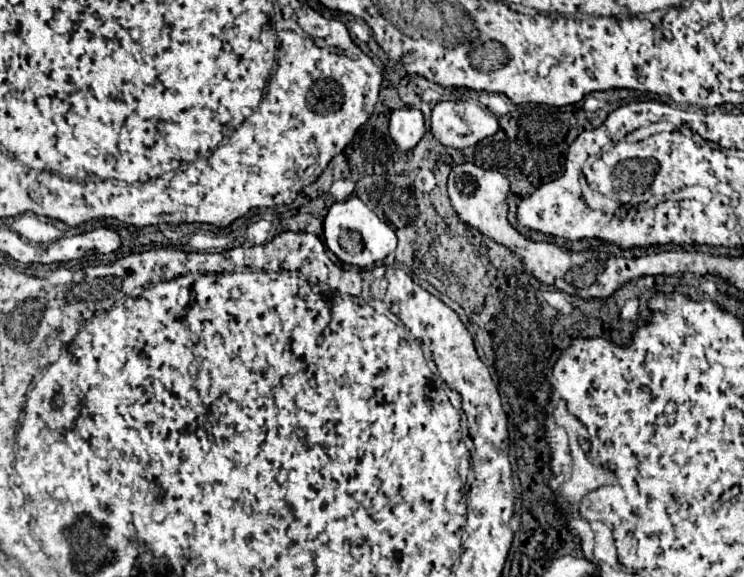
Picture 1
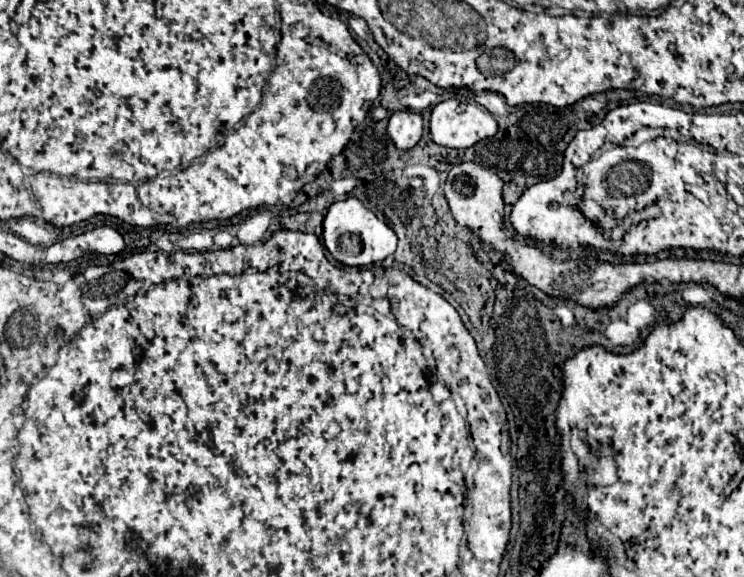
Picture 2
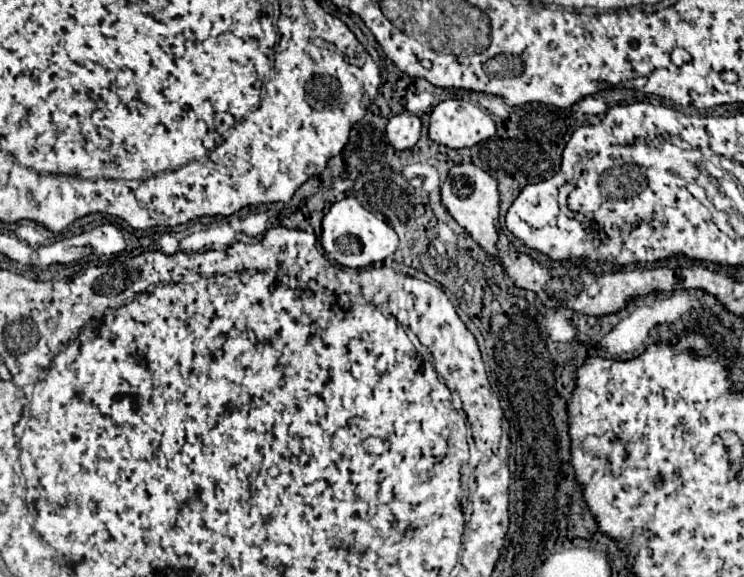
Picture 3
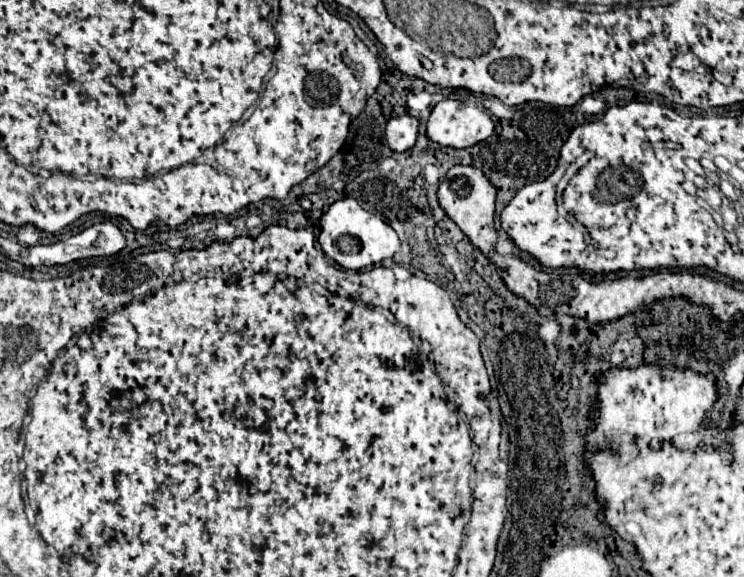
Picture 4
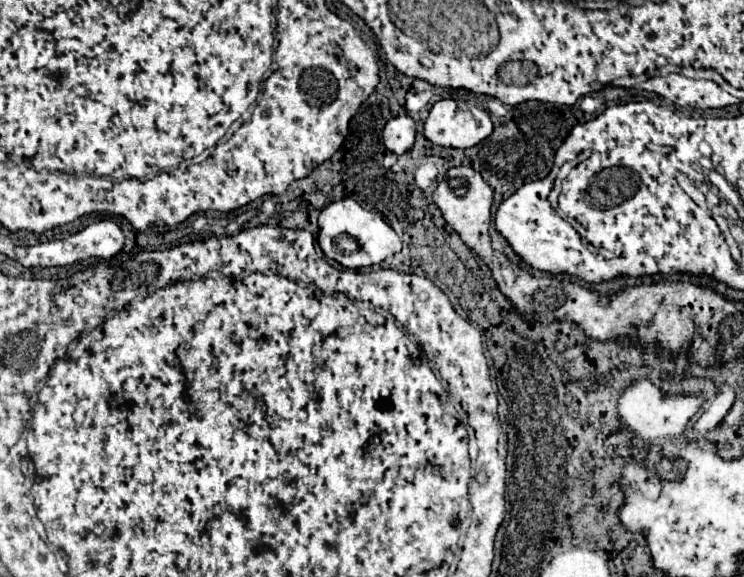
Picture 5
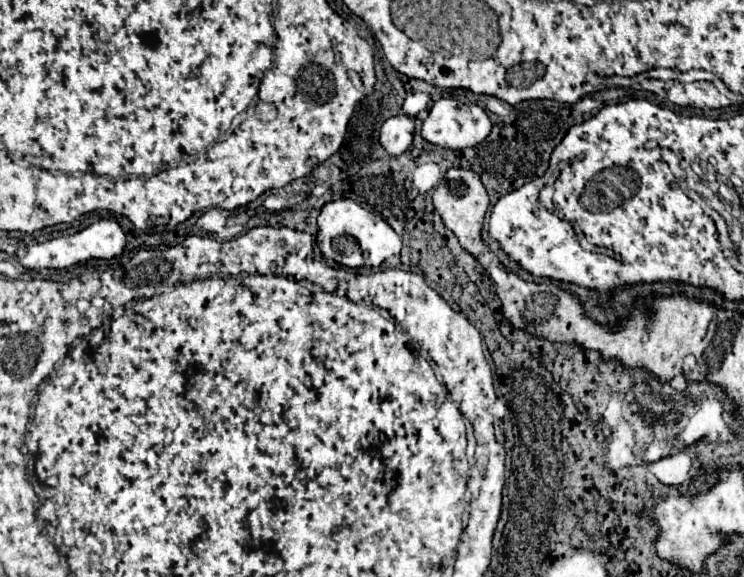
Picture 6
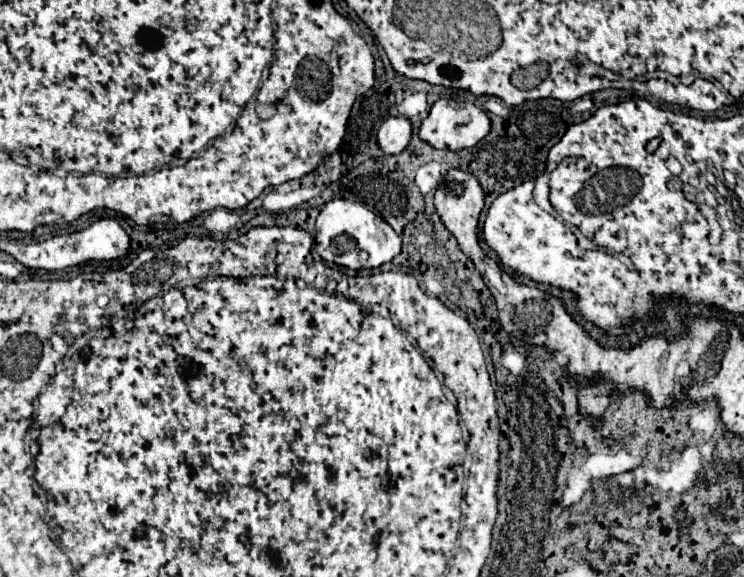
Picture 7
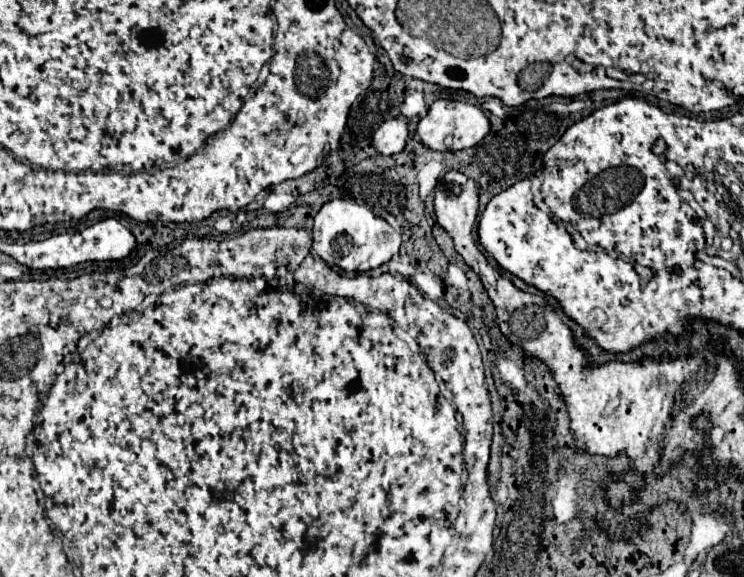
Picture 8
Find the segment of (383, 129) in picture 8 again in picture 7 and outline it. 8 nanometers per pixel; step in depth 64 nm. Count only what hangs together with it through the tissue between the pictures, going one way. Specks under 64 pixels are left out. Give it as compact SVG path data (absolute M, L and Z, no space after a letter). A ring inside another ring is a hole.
M396 116L396 118L388 118L380 126L376 138L384 154L400 154L408 146L410 134L412 134L410 120L404 116Z

